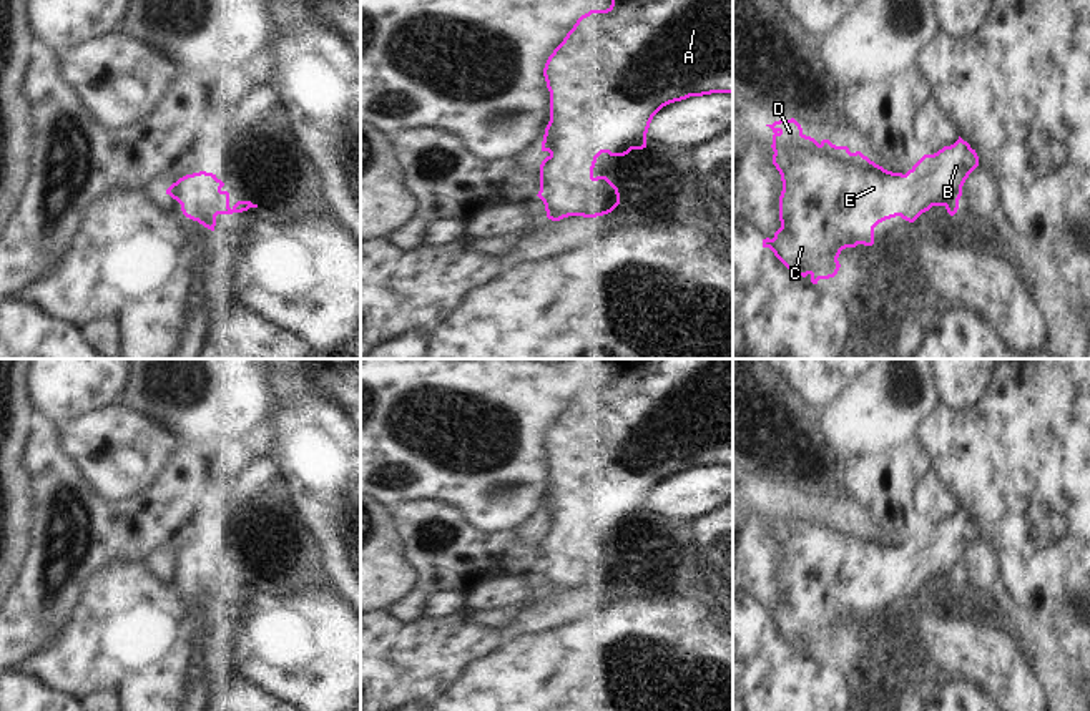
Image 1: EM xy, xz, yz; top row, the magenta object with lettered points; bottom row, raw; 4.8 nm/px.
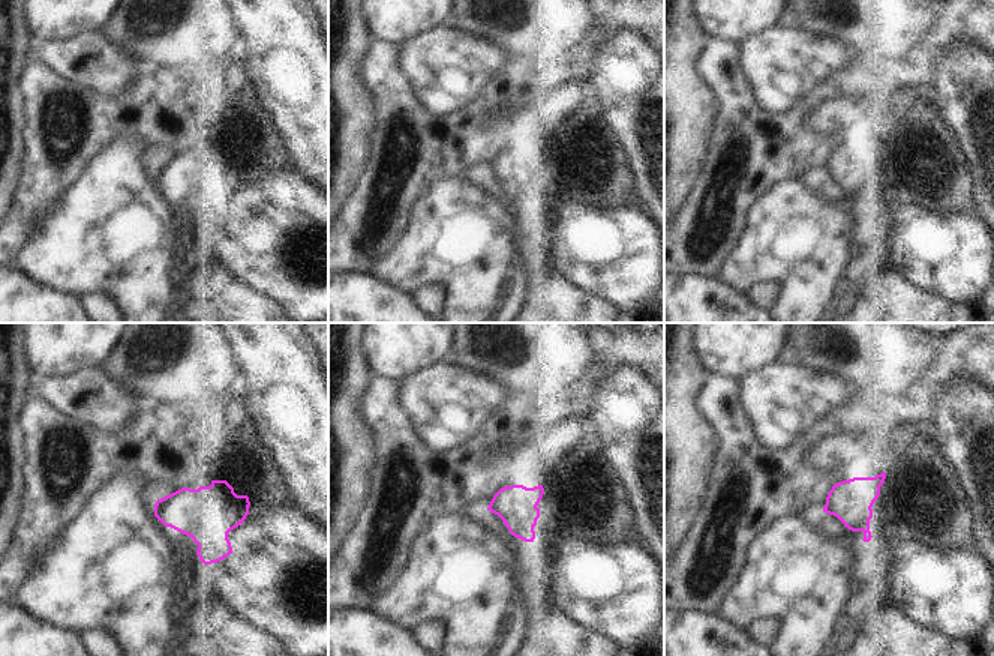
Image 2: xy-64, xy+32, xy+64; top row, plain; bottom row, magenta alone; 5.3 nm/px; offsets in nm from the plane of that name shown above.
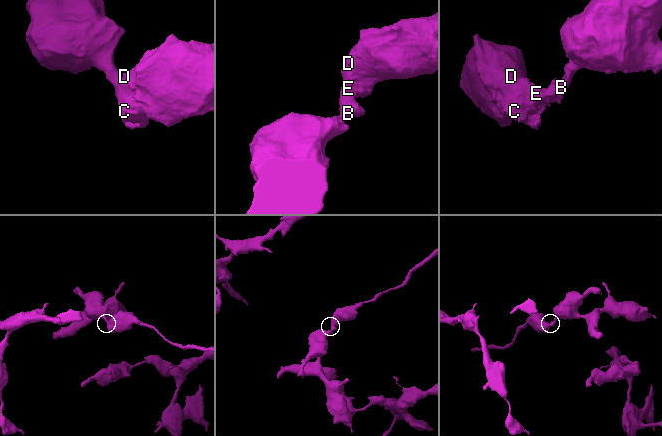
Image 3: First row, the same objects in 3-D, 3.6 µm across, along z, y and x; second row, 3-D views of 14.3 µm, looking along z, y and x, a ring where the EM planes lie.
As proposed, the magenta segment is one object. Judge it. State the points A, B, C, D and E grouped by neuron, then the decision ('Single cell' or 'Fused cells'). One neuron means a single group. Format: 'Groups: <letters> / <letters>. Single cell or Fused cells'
Groups: A B C D E. Single cell.

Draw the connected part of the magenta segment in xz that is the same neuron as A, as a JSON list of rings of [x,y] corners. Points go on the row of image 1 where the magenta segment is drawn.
[[[611,0],[606,10],[590,10],[582,15],[563,42],[548,56],[543,76],[550,91],[550,121],[545,128],[542,151],[550,154],[540,164],[538,198],[545,204],[547,218],[560,221],[568,216],[597,218],[611,213],[620,204],[618,188],[606,176],[593,176],[601,153],[625,156],[631,150],[646,148],[646,133],[653,116],[666,105],[711,93],[733,93],[733,0]]]

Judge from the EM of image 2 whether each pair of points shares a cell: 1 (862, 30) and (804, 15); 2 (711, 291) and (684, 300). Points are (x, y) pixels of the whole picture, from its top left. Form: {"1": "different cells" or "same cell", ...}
{"1": "same cell", "2": "same cell"}

